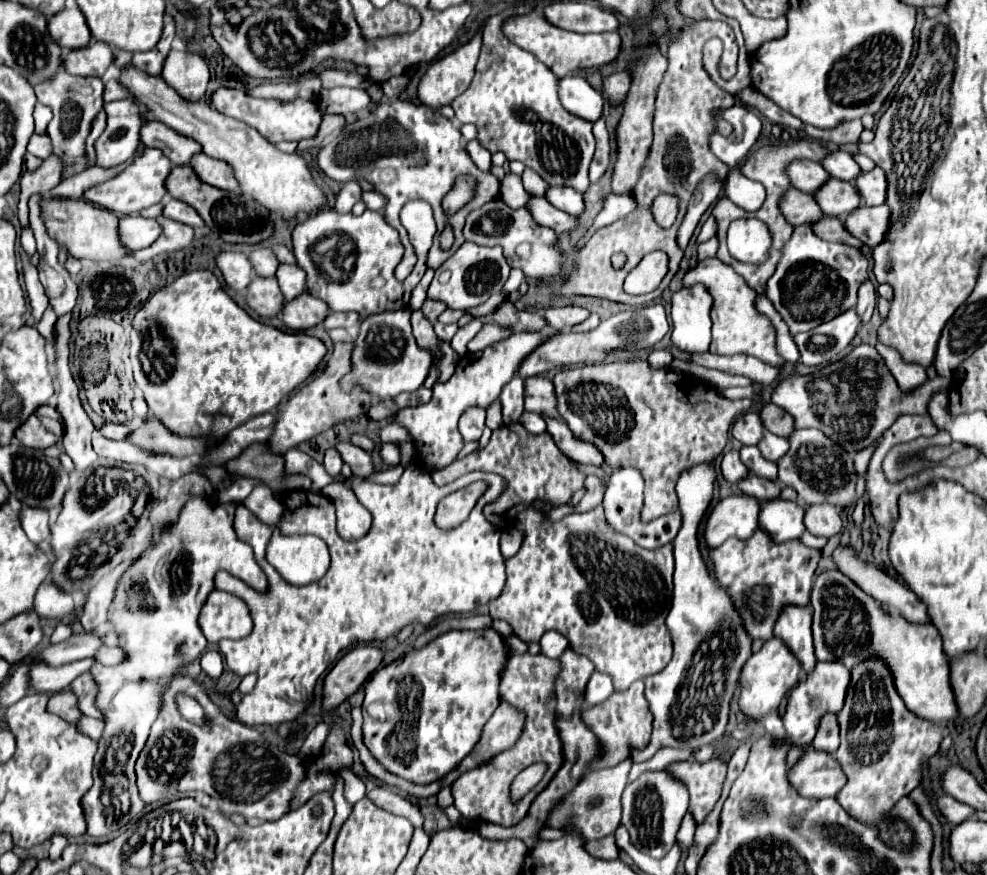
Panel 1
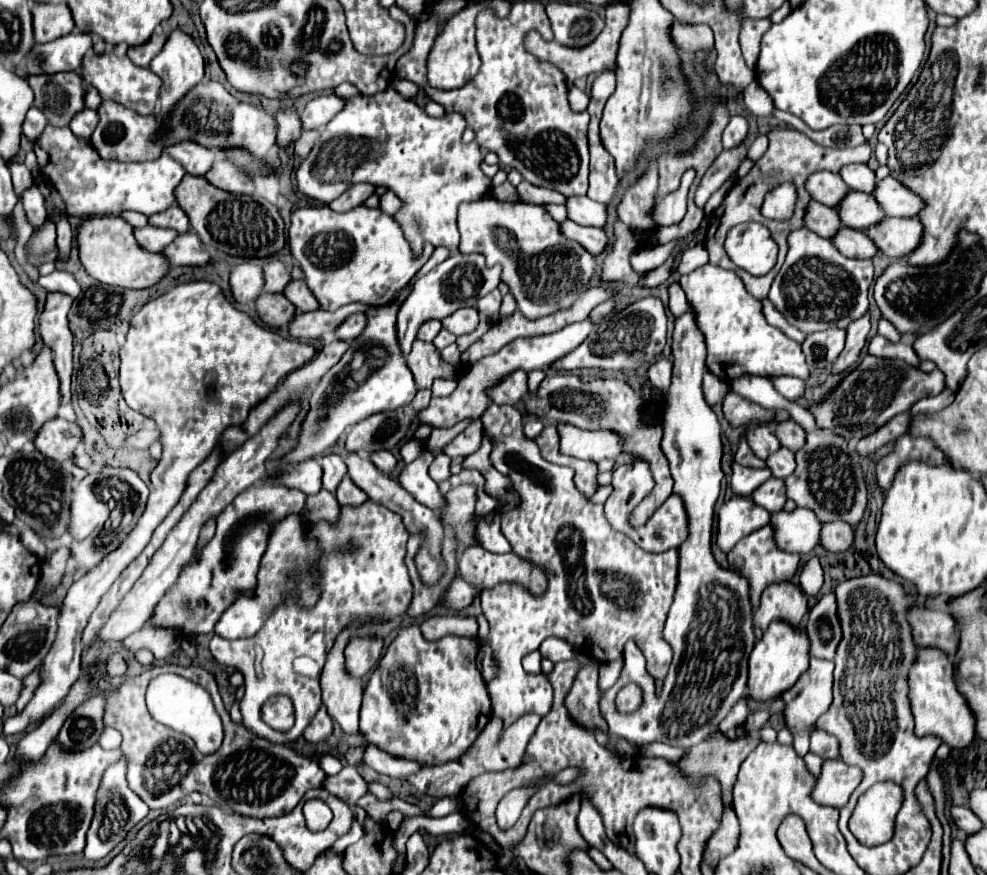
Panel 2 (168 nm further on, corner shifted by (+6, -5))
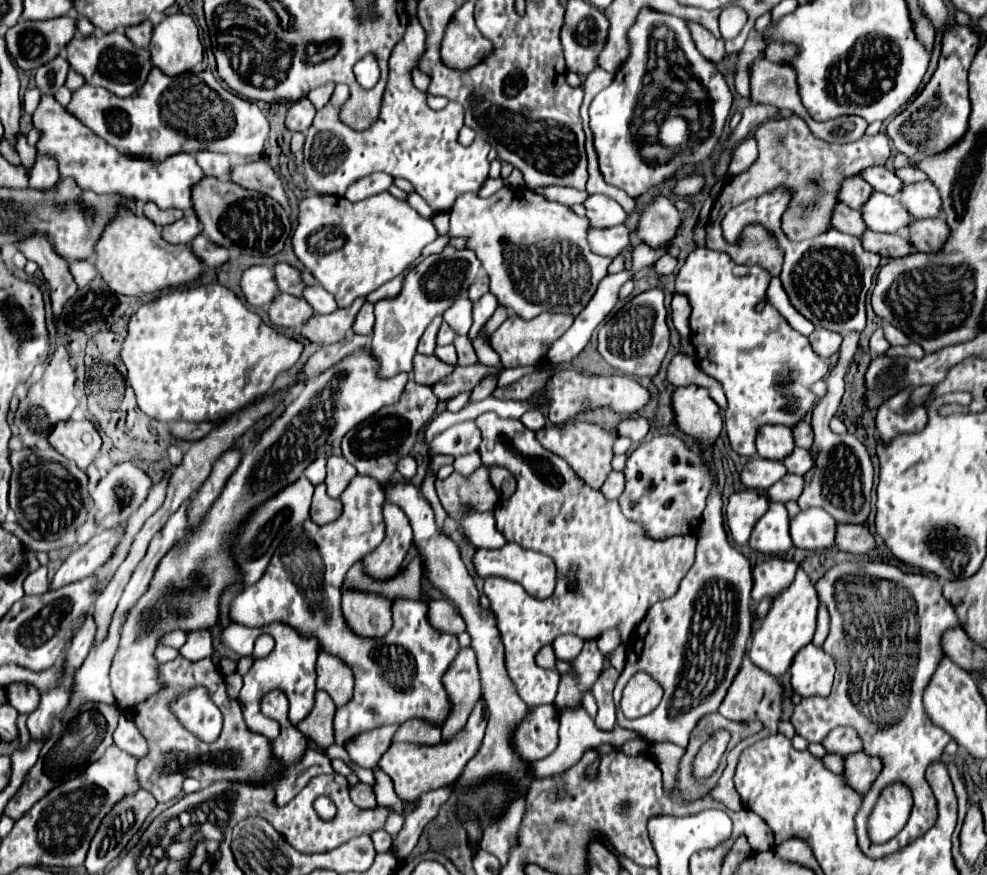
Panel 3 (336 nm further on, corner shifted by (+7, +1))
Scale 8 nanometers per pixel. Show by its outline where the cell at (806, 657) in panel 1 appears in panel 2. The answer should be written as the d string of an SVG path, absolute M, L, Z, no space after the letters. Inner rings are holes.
M792 581L770 583L762 591L760 607L754 613L754 625L766 629L774 619L784 619L792 625L798 625L806 613L808 613L808 599L796 583Z

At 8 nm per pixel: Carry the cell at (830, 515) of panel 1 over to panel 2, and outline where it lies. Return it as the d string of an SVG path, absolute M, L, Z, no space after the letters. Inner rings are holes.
M824 523L822 525L822 547L832 553L844 553L854 543L854 529L846 523Z

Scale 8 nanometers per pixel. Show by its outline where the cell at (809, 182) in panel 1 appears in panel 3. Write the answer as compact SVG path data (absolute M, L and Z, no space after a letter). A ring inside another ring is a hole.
M857 175L857 177L845 177L845 181L841 183L841 193L837 193L837 197L841 197L841 203L849 205L851 209L861 209L861 205L869 199L871 193L873 187Z

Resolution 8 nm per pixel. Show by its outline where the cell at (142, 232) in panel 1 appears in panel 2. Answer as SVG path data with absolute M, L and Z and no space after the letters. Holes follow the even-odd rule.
M146 225L142 229L136 229L134 235L138 235L138 243L142 243L142 247L146 247L146 251L156 253L156 251L164 251L178 237L178 231Z

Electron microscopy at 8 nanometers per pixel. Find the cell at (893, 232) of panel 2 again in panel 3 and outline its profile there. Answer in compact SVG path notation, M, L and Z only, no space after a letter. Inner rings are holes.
M943 217L915 219L913 225L909 227L909 243L917 251L925 251L925 253L941 249L947 235L949 235L949 227Z

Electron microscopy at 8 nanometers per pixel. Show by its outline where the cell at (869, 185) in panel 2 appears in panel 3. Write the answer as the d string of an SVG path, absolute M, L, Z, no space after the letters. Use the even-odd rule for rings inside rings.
M869 167L865 169L865 173L861 173L861 177L865 177L865 181L869 181L869 185L873 185L875 191L887 195L897 195L903 187L903 183L893 175L893 171L885 167Z

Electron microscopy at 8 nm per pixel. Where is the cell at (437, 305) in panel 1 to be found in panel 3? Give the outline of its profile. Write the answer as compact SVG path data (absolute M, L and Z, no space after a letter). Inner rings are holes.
M435 317L431 323L429 323L429 329L425 329L421 341L419 341L419 347L417 351L423 353L423 355L433 355L433 349L435 349L435 335L439 331L439 325L441 325L441 317Z

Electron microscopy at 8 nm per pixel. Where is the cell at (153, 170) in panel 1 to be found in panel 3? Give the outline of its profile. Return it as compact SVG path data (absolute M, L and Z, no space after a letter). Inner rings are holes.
M41 97L37 111L33 113L33 127L39 131L37 153L57 157L61 179L71 177L81 189L97 195L121 195L141 203L155 203L161 209L191 207L191 187L203 179L201 167L191 153L177 153L165 161L149 161L141 157L129 157L107 145L91 129L81 125L65 107L53 97Z

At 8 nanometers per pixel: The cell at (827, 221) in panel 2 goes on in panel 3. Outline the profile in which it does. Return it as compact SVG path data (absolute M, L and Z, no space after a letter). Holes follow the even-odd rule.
M837 203L833 207L833 217L831 217L831 223L829 223L833 229L841 231L841 233L847 233L847 235L857 235L861 237L865 231L867 231L867 225L863 223L861 219L861 213L855 211L855 209L849 209L847 205L843 203Z

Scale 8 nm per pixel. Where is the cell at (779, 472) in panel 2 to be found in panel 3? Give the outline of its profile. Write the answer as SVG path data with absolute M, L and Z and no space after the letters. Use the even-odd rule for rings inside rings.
M795 447L793 453L789 453L789 457L785 457L783 465L787 467L789 473L803 475L803 473L807 473L813 467L813 457L811 457L811 453L807 449Z

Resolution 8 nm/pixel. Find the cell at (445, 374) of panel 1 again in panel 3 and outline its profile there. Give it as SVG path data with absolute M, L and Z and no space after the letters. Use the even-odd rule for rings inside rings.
M483 363L457 365L449 377L445 377L445 379L437 381L437 385L433 385L433 393L437 399L451 399L463 391L473 391L475 385L479 385L479 381L483 381L489 375L499 377L499 369L487 367Z

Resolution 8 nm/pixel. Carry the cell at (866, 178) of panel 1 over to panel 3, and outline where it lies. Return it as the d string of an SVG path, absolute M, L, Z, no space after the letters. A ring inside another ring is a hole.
M929 179L905 185L905 193L901 193L899 201L901 205L905 205L905 209L909 209L909 215L913 219L927 219L941 215L941 197L937 187Z

